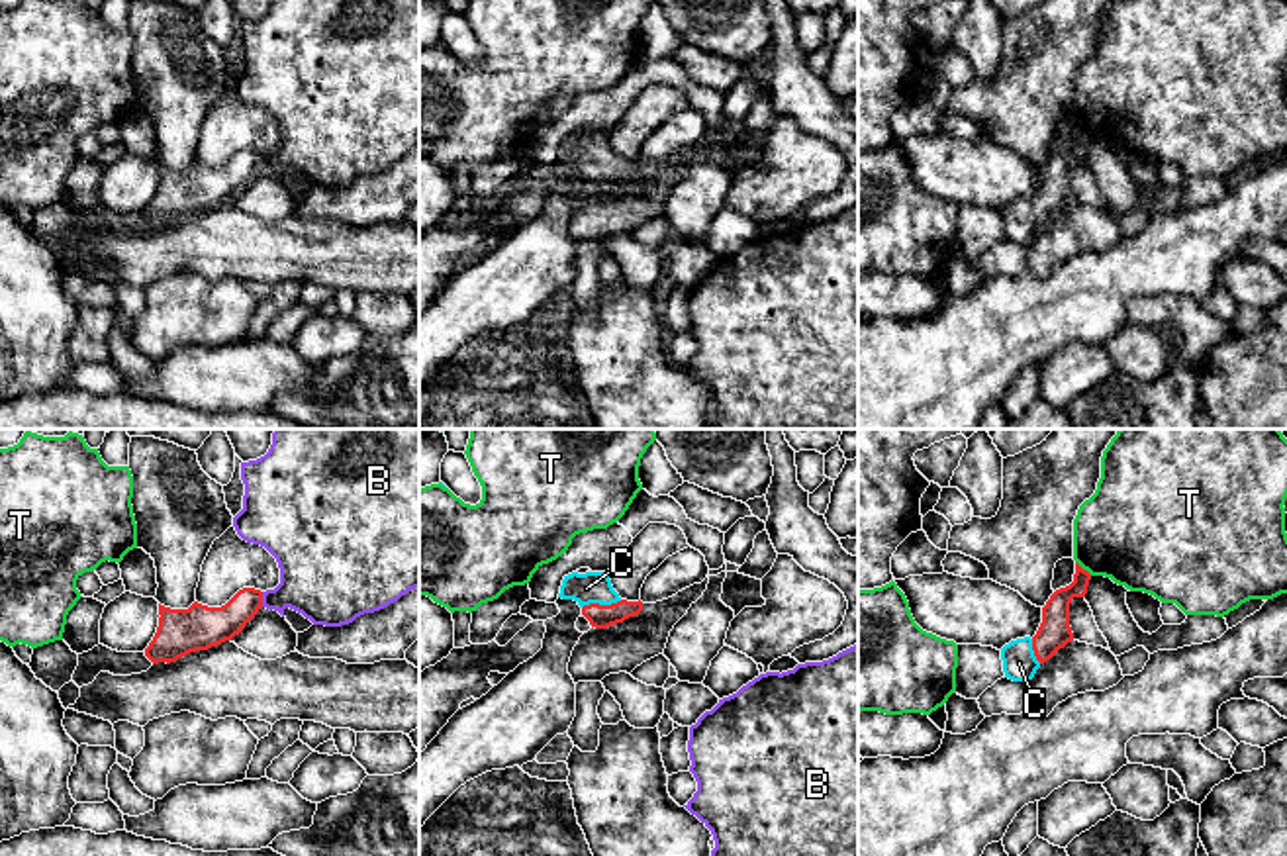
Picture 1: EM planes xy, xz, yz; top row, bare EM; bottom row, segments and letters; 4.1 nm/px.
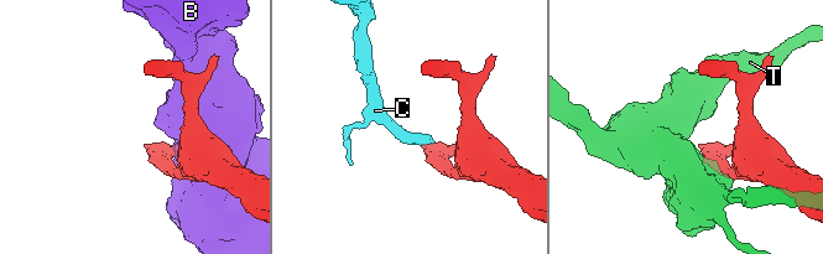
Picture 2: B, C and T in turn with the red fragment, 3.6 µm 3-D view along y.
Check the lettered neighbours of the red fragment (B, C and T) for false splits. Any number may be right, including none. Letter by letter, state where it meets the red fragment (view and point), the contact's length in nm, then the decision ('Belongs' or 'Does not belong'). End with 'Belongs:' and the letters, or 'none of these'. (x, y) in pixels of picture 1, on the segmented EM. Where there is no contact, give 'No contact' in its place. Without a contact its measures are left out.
B: Touches red at xy (261, 600). Shared border 60 nm. Does not belong
C: Touches red at xz (602, 606). Shared border 170 nm. Belongs
T: Touches red at yz (1082, 569). Shared border 90 nm. Does not belong
Belongs: C

